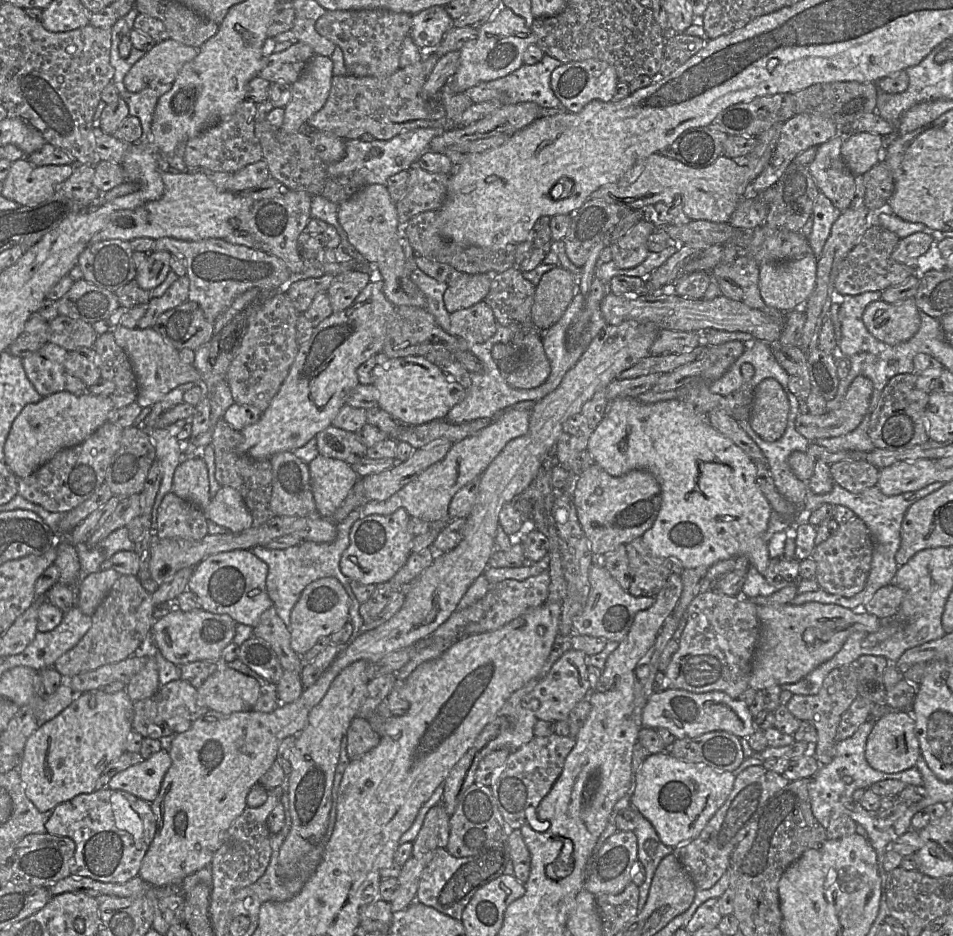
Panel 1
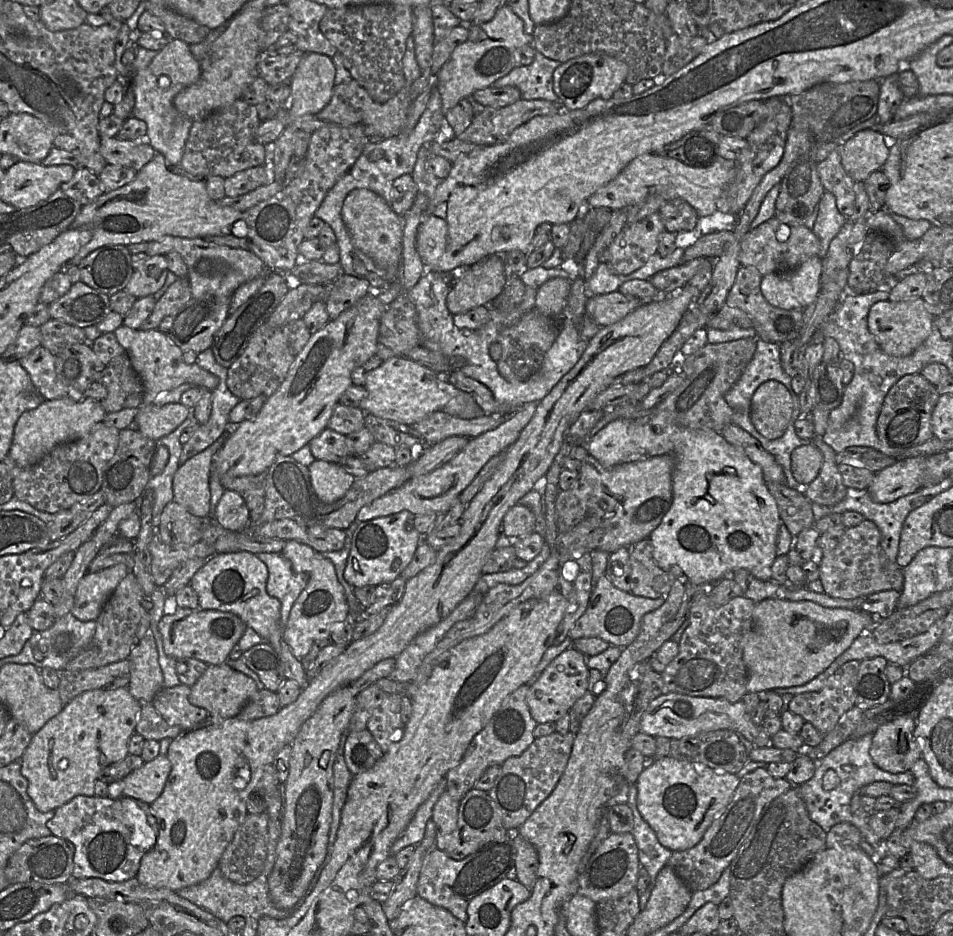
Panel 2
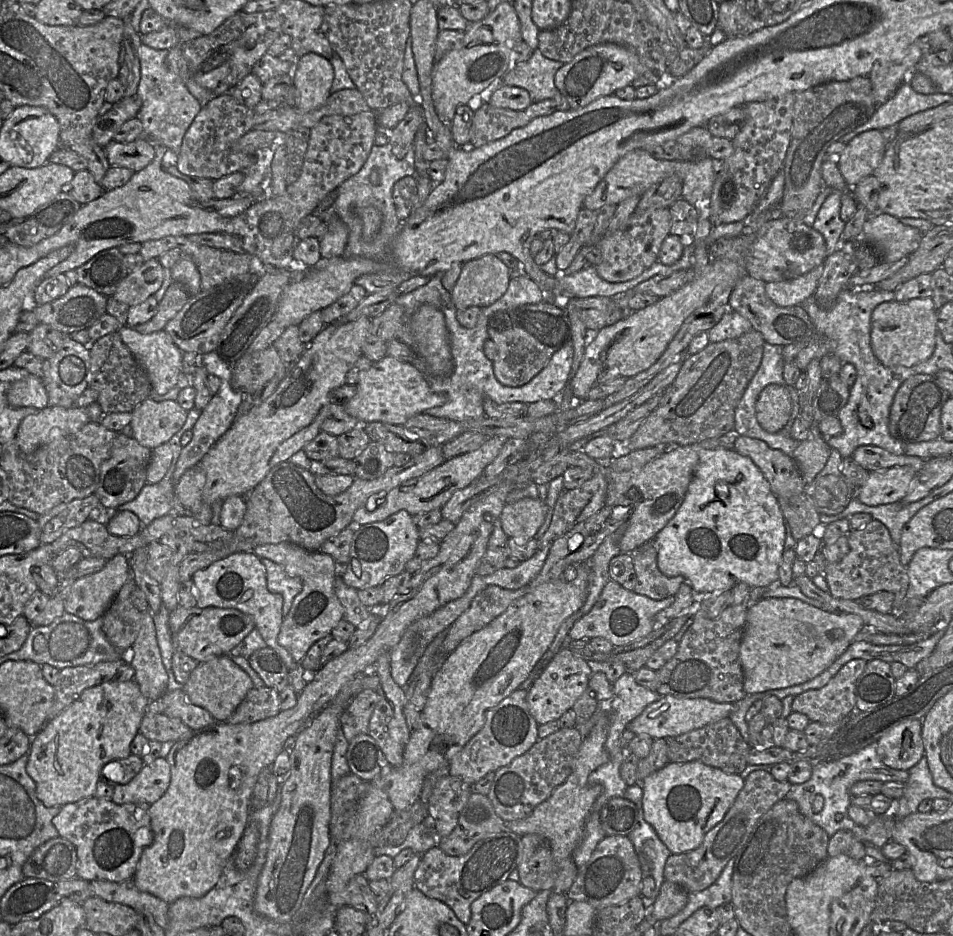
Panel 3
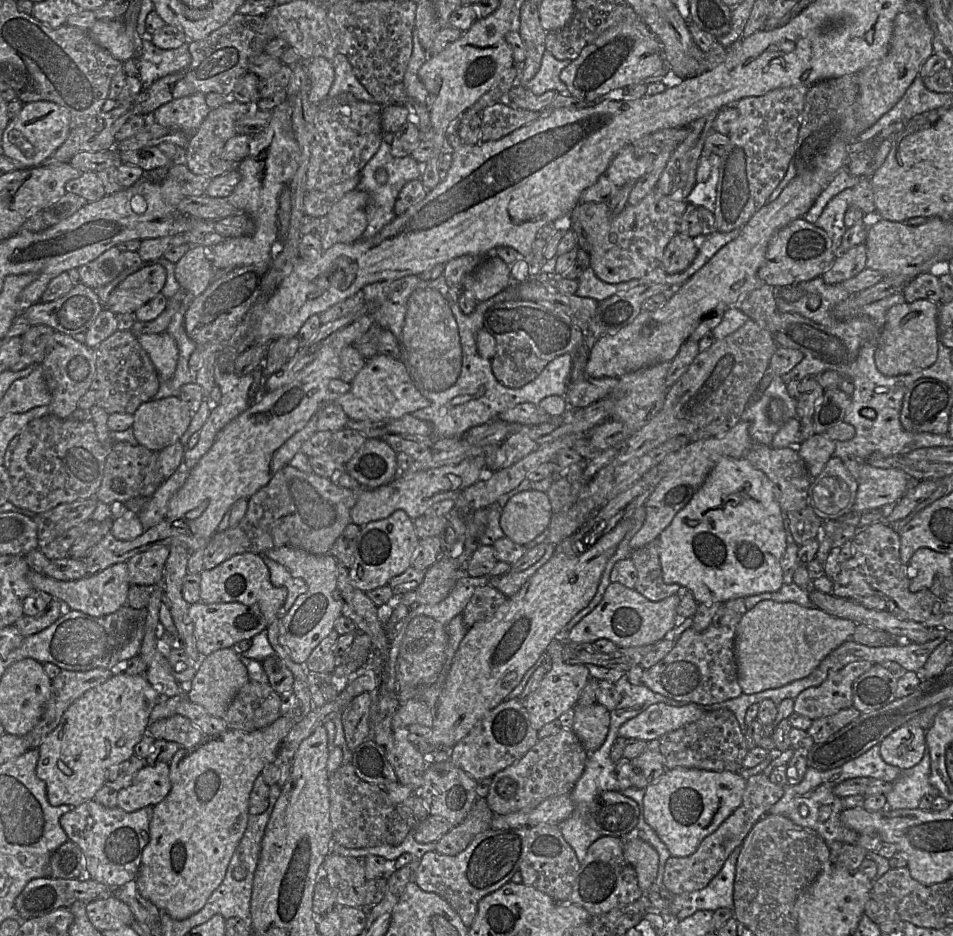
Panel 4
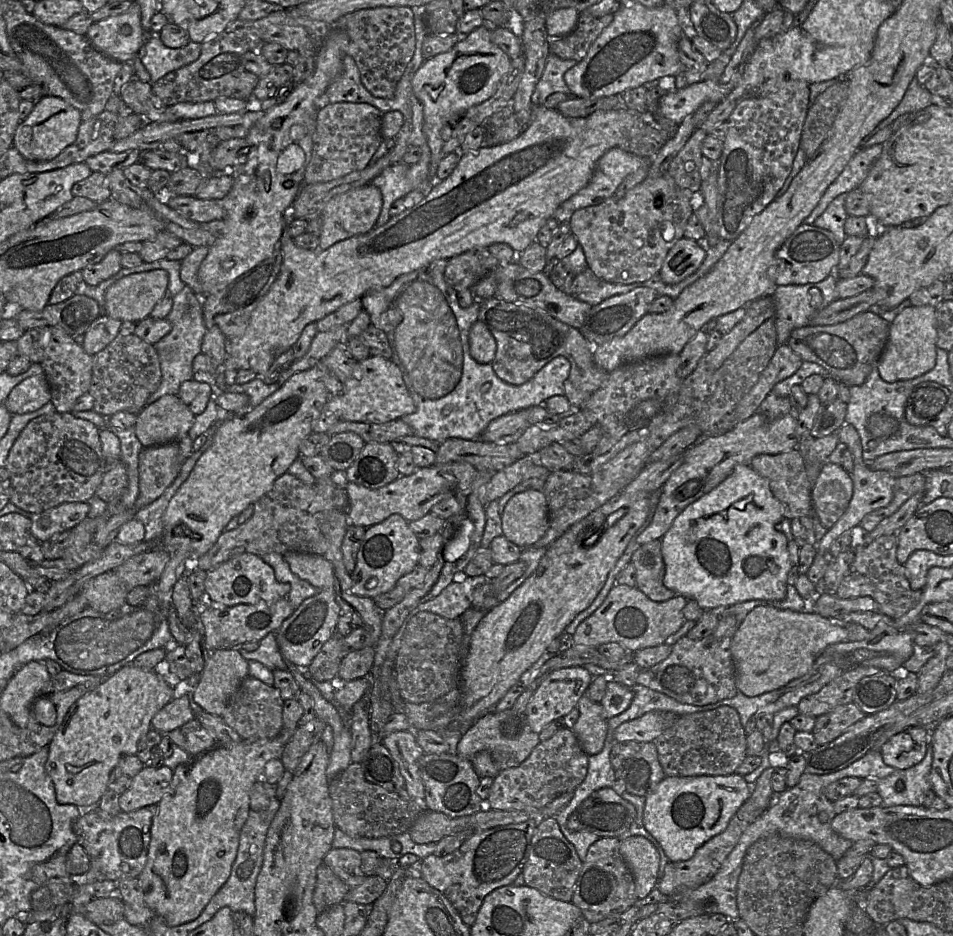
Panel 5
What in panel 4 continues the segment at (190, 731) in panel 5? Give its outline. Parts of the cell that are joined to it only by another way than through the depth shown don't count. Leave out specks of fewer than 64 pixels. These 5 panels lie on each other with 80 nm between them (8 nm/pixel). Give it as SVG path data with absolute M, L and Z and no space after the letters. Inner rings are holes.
M181 715L150 722L147 733L155 740L175 742L186 748L196 746L204 737L199 728Z

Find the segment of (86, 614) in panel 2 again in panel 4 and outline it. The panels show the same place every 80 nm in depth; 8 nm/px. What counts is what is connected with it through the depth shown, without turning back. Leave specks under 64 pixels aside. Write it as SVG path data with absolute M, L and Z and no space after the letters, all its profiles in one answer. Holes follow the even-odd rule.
M120 562L82 579L59 581L30 569L27 579L34 590L41 590L50 594L53 599L62 601L67 609L77 610L93 617L112 614L127 604L127 594L130 587L126 562Z

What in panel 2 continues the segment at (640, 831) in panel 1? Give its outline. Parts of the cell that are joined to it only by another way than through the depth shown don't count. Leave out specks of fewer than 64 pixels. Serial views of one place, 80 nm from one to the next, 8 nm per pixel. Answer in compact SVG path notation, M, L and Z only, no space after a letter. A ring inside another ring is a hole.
M630 784L627 804L634 816L634 828L631 833L638 848L639 862L650 875L648 888L639 894L639 907L642 910L650 898L659 871L663 866L667 865L673 851L660 844L655 832L638 811L637 788L635 784Z

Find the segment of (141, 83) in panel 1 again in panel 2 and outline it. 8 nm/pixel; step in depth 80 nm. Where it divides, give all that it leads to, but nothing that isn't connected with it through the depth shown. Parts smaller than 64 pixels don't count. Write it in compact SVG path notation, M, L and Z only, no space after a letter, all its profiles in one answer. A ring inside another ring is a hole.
M171 39L150 63L150 70L156 76L169 77L171 84L190 86L201 75L201 67L190 51L190 45L180 39Z

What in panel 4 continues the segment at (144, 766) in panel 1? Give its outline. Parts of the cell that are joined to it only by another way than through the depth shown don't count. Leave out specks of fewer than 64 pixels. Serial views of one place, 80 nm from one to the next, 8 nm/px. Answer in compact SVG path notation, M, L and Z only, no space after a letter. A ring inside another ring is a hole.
M168 763L145 766L137 773L129 787L117 791L117 806L128 813L154 807L166 798L170 790Z

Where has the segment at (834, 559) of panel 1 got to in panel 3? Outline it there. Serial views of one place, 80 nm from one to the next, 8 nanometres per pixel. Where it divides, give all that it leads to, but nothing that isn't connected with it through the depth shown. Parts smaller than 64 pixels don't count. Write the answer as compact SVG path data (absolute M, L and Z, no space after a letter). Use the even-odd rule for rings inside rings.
M873 519L864 527L852 530L847 538L849 552L841 561L827 563L825 568L825 578L833 597L859 601L865 596L888 591L894 594L891 614L895 616L914 612L924 603L924 597L907 597L907 566L901 563L899 545L893 542L889 530L882 522Z

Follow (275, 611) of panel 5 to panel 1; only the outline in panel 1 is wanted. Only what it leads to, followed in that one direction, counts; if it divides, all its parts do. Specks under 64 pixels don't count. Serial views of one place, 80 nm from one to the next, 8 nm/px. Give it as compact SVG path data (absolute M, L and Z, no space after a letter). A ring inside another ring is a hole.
M202 608L188 612L176 610L155 619L150 634L163 657L177 666L195 661L220 662L222 650L233 640L236 625L236 621L227 614L214 614Z

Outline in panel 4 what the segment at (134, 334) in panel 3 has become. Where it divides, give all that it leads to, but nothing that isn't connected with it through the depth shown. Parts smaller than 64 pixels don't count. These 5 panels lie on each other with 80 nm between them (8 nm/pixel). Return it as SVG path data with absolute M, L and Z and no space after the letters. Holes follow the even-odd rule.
M167 333L142 334L137 336L141 347L148 354L160 381L169 380L174 375L178 362L178 347Z

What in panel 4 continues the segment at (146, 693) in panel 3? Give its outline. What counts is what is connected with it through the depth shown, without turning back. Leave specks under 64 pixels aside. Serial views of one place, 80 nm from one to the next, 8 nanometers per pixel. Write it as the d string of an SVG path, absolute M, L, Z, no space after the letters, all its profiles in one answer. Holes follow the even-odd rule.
M162 583L151 587L144 636L138 656L146 664L144 676L147 681L160 694L161 698L171 698L180 695L182 688L181 684L172 676L168 660L157 647L156 629L160 623L159 611L163 593Z

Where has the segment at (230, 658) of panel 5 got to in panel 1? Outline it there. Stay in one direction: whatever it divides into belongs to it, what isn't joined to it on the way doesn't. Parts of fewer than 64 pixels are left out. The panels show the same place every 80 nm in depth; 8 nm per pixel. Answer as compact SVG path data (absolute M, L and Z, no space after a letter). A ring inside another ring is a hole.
M222 666L197 689L197 703L222 714L252 710L262 688L252 677Z

